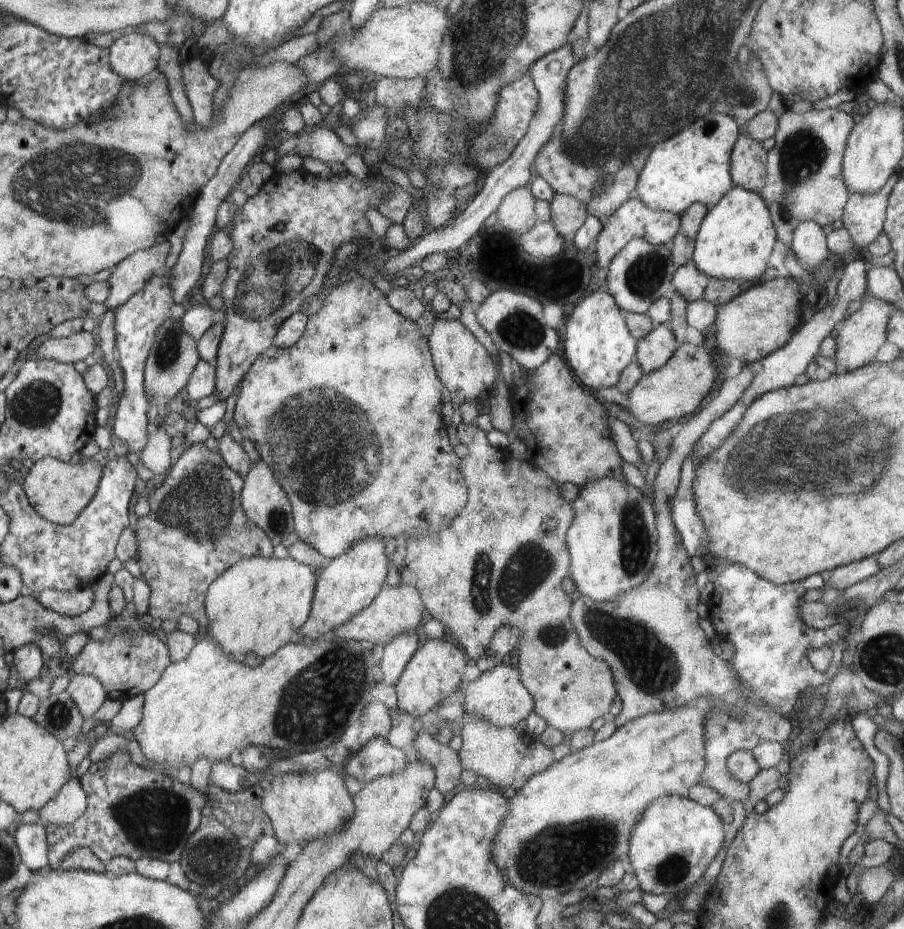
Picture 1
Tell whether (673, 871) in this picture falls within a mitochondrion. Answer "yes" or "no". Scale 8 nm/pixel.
yes

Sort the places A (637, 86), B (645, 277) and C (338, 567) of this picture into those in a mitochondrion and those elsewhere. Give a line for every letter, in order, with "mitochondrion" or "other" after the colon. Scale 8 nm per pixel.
A: mitochondrion
B: mitochondrion
C: other

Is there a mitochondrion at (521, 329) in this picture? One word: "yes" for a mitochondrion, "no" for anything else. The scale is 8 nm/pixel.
yes

